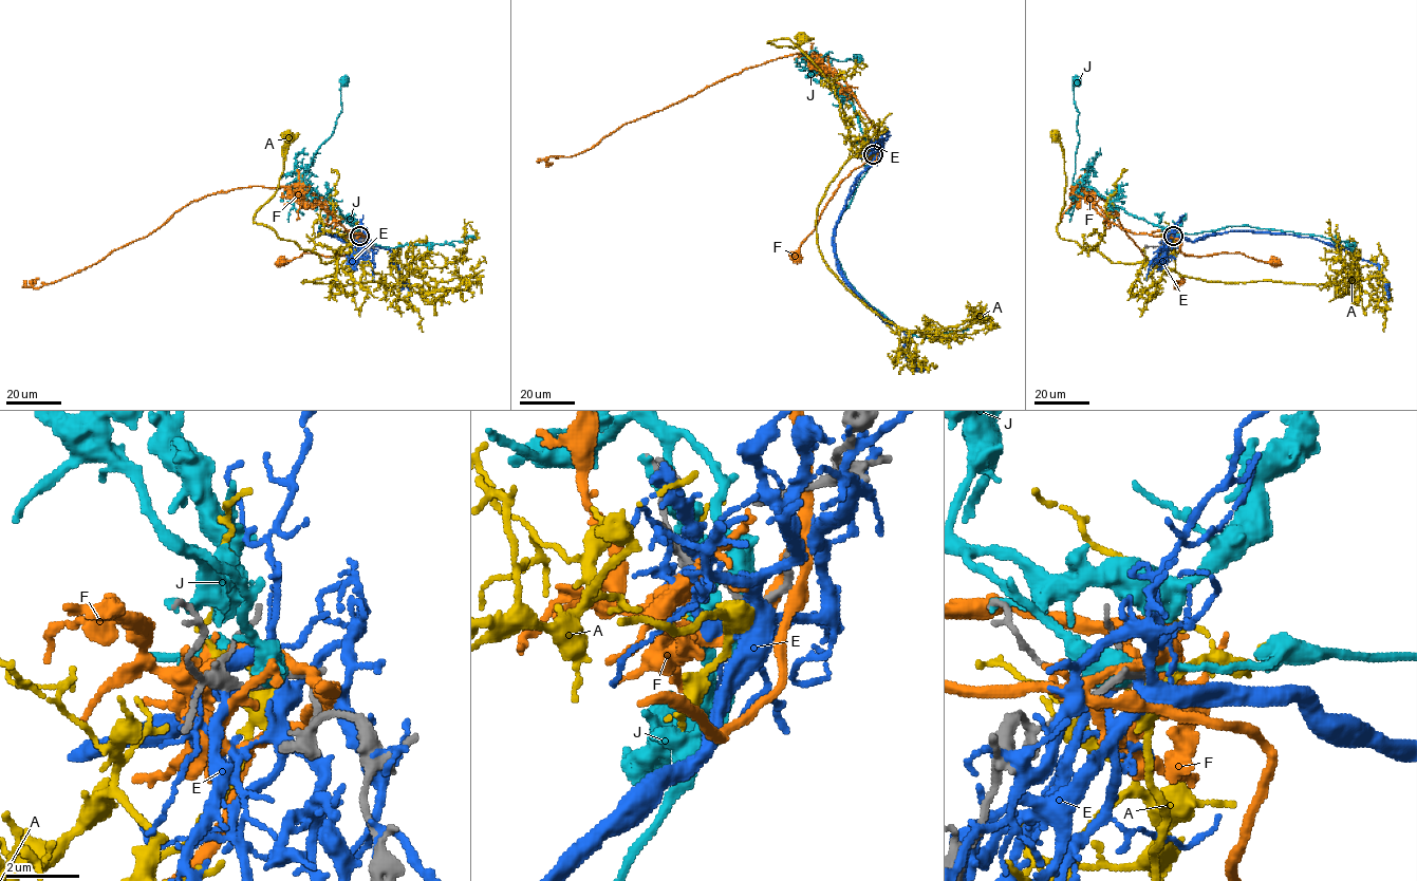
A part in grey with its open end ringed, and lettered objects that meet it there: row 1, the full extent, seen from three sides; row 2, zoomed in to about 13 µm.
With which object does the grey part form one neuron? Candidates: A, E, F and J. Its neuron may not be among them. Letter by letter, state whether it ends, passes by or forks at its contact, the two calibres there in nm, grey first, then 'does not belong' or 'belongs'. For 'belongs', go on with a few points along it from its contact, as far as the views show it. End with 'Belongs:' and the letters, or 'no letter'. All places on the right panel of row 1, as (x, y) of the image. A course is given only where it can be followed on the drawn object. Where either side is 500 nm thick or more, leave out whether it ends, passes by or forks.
A: it passes by | 200/440 nm | belongs | via (1173, 236), (1174, 270), (1156, 261), (1114, 263), (1060, 237), (1057, 225), (1065, 177), (1058, 135)
E: it forks | 200/360 nm | does not belong
F: it passes by | 200/280 nm | does not belong
J: it passes by | 190/480 nm | does not belong
Belongs: A

